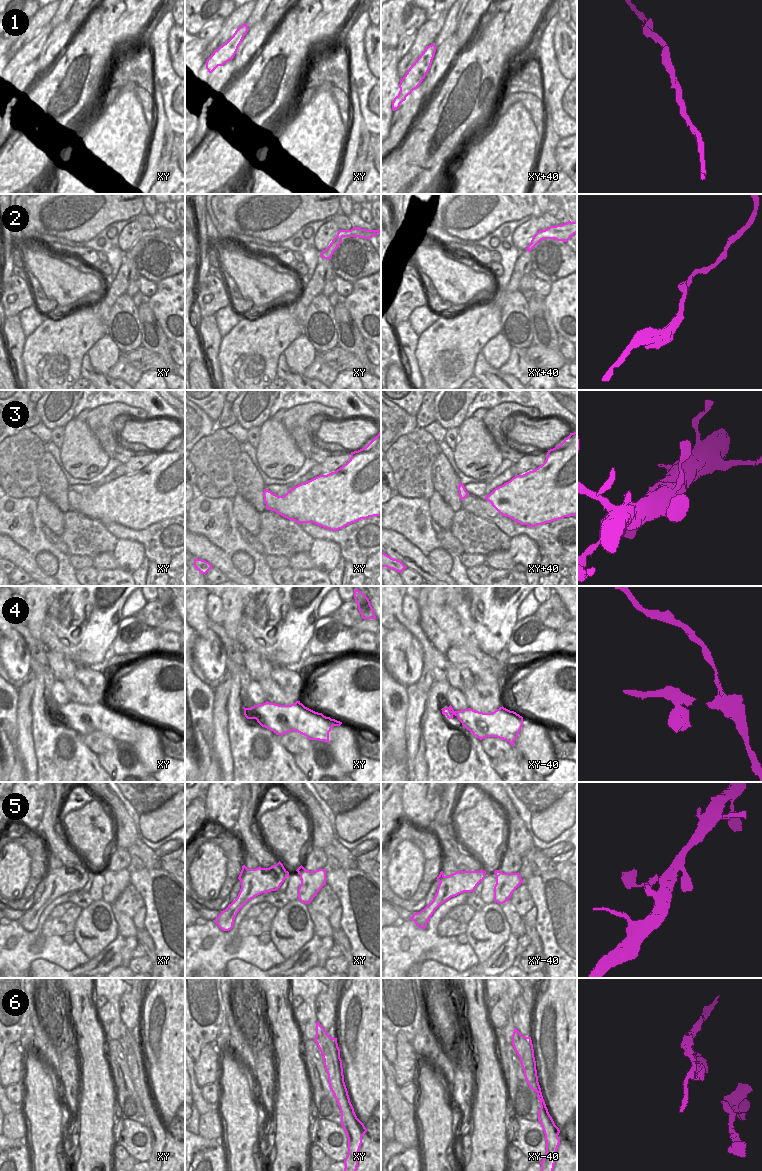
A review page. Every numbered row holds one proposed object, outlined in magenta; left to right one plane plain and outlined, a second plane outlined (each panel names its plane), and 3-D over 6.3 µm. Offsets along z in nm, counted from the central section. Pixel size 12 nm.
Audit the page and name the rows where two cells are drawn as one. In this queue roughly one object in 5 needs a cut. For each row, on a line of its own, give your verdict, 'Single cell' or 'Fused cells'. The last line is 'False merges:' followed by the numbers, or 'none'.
1: Single cell
2: Single cell
3: Single cell
4: Single cell
5: Single cell
6: Fused cells
False merges: 6

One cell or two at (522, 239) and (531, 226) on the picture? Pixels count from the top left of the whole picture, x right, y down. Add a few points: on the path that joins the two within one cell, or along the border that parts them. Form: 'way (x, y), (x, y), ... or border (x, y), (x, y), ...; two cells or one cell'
way (523, 236), (528, 229); one cell

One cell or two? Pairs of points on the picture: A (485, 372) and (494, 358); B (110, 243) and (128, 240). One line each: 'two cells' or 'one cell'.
A: two cells
B: two cells

